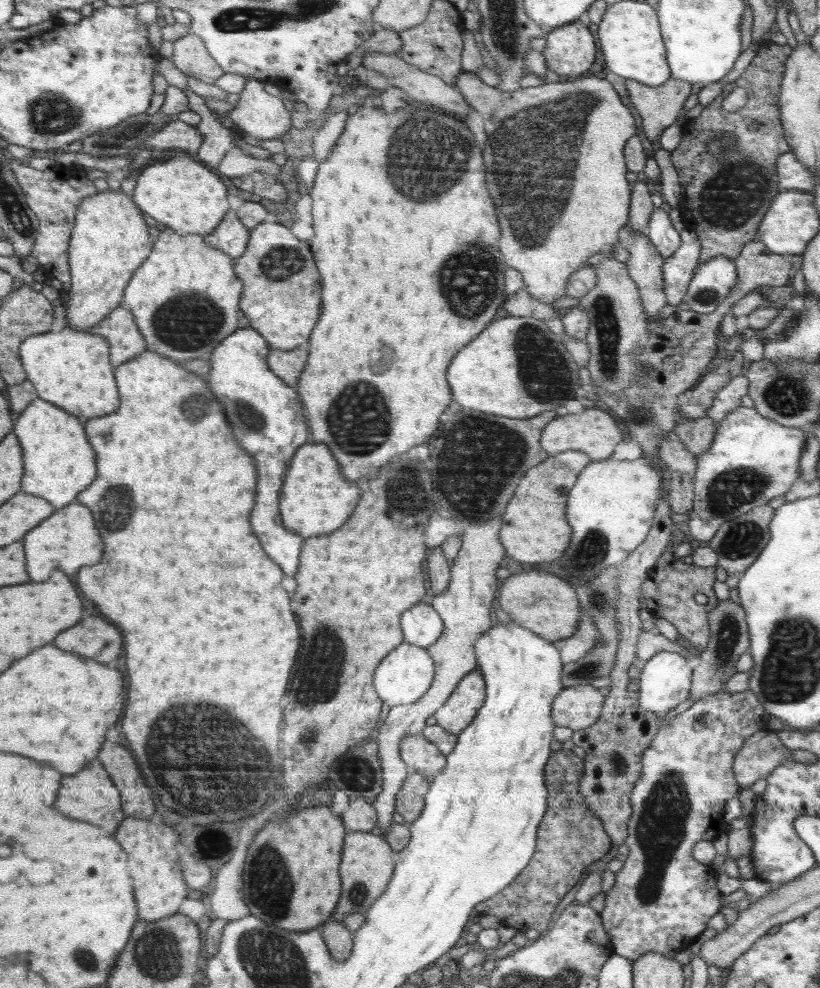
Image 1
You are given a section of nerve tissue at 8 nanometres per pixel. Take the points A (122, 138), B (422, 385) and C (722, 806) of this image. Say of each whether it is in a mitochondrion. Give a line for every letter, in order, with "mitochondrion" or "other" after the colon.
A: mitochondrion
B: other
C: other

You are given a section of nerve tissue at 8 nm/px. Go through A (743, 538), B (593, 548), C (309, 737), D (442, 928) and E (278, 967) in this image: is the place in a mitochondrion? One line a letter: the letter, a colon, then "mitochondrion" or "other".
A: mitochondrion
B: mitochondrion
C: mitochondrion
D: other
E: mitochondrion

